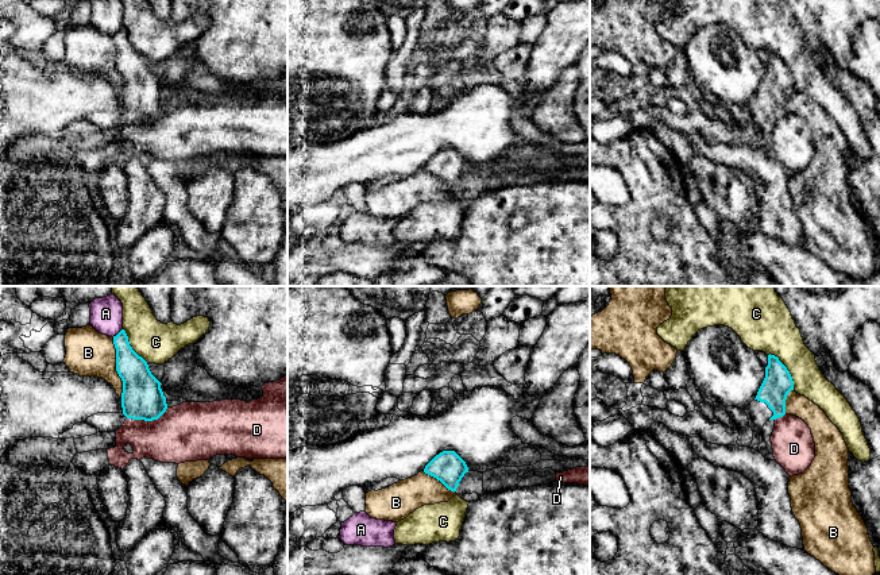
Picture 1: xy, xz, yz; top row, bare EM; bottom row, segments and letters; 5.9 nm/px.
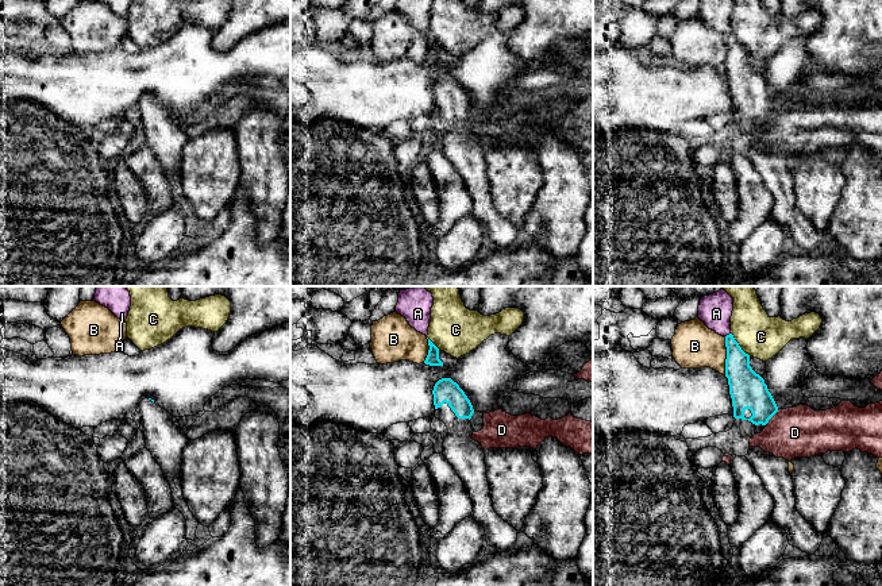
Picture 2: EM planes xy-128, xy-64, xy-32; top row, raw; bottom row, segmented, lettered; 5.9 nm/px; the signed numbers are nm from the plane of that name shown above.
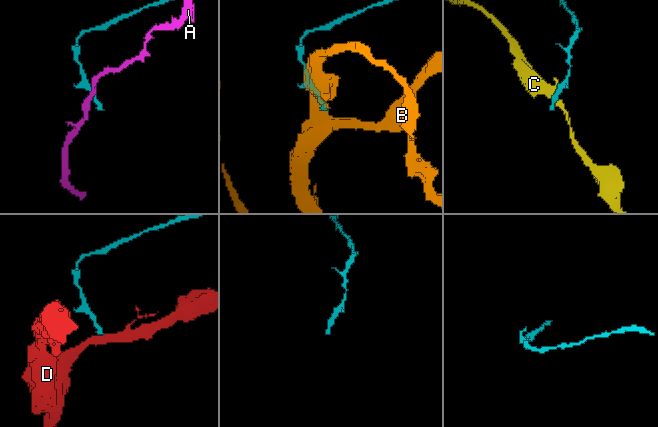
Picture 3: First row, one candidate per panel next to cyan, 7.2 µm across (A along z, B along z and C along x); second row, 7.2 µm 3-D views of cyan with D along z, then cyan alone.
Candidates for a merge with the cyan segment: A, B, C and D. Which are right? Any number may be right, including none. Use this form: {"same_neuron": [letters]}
{"same_neuron": []}

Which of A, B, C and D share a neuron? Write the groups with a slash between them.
A / B / C / D

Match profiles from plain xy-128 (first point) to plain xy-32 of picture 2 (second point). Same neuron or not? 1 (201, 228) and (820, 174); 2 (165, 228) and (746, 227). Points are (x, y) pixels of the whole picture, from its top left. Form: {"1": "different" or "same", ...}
{"1": "different", "2": "different"}

